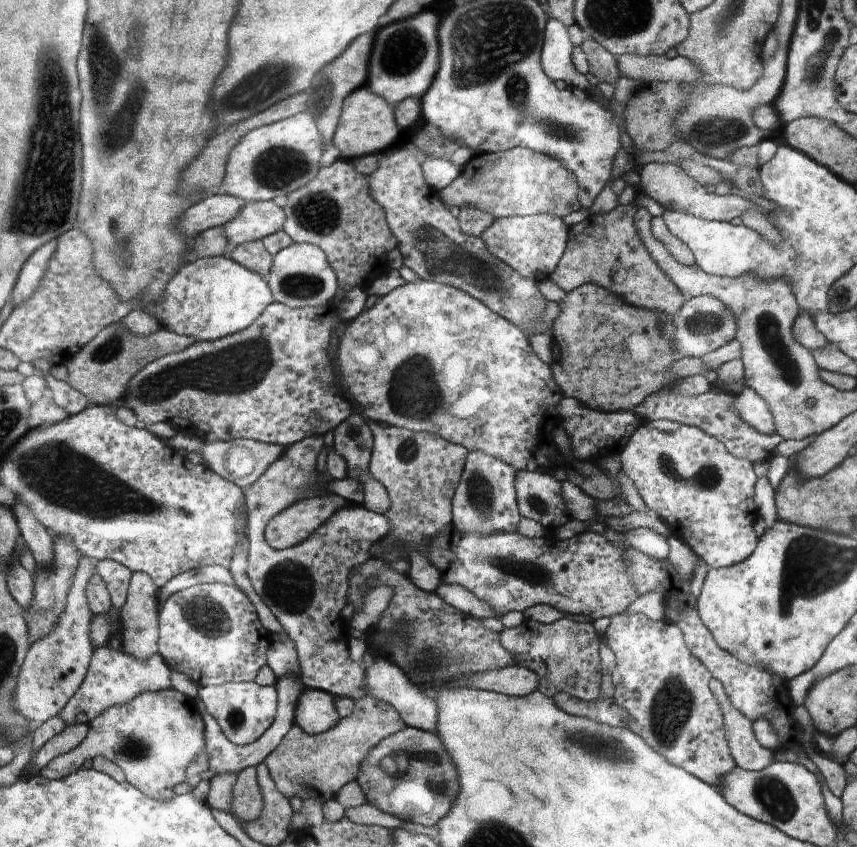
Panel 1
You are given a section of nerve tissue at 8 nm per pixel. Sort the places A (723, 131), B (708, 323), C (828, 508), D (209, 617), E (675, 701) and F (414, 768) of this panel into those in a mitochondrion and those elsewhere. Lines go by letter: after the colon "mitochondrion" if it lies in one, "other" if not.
A: mitochondrion
B: mitochondrion
C: mitochondrion
D: mitochondrion
E: mitochondrion
F: mitochondrion

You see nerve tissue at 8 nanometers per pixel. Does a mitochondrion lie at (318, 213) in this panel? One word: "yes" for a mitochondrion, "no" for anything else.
yes

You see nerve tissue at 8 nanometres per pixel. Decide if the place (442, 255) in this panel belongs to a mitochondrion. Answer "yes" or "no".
yes

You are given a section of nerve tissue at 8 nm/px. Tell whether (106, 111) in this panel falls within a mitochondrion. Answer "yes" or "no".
yes

